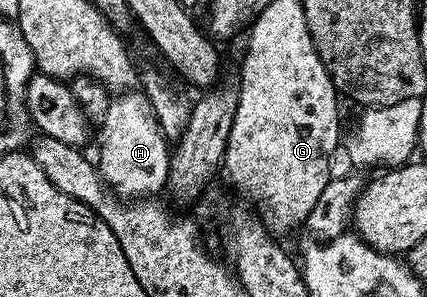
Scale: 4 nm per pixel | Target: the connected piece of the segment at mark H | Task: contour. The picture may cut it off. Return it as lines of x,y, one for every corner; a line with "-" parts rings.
131,90
115,95
100,126
102,149
96,155
98,172
123,198
152,198
166,188
170,169
170,144
159,128
145,93

